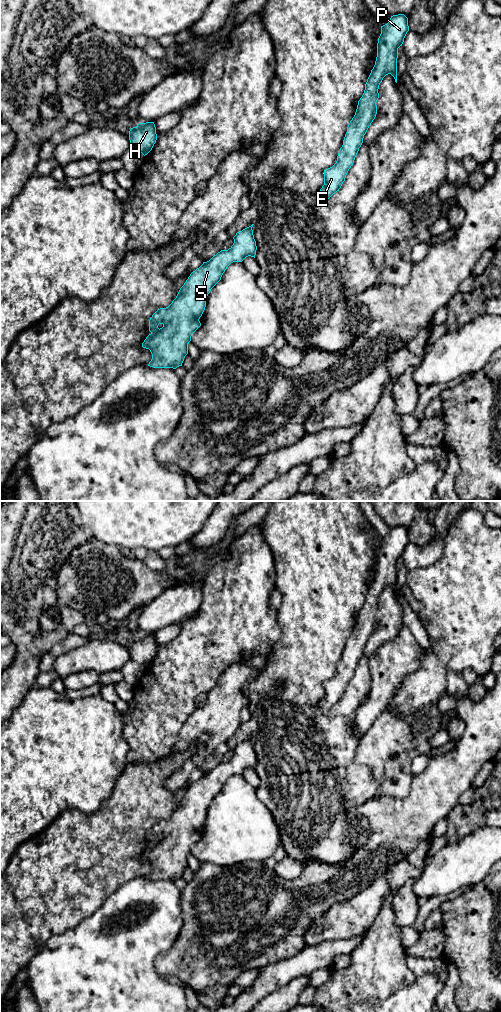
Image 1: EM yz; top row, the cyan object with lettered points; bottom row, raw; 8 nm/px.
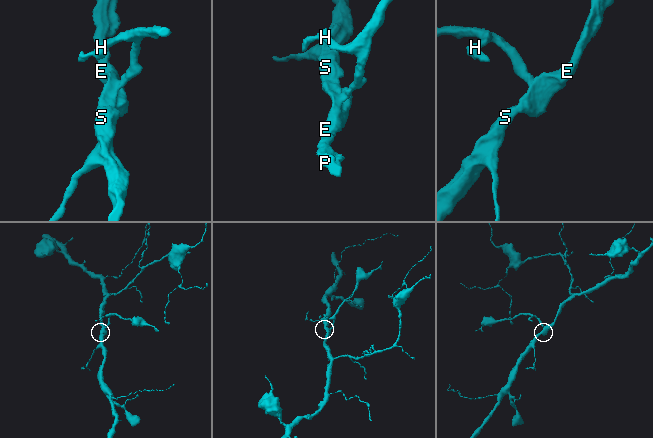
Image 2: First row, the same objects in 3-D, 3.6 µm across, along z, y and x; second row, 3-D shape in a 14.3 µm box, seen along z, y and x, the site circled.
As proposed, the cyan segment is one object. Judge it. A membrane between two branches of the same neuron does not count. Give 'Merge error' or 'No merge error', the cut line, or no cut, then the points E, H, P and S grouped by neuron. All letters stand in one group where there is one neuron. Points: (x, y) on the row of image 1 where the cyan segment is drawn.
No merge error. No split. Groups: E H P S

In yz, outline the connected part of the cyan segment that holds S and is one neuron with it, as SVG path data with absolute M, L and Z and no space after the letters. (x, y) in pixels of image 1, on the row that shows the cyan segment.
M251 226L236 233L233 237L234 243L228 250L221 250L209 261L193 271L184 285L180 288L176 298L166 308L158 309L149 320L149 331L151 332L142 347L149 349L152 359L148 366L153 368L173 368L182 366L185 356L188 354L188 344L192 334L201 326L199 321L205 307L206 299L211 289L221 280L227 267L233 262L242 262L246 257L255 258L256 241Z

